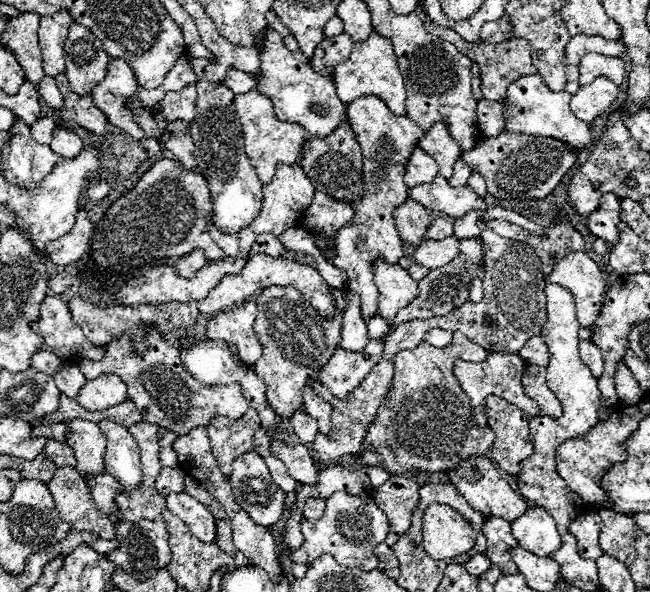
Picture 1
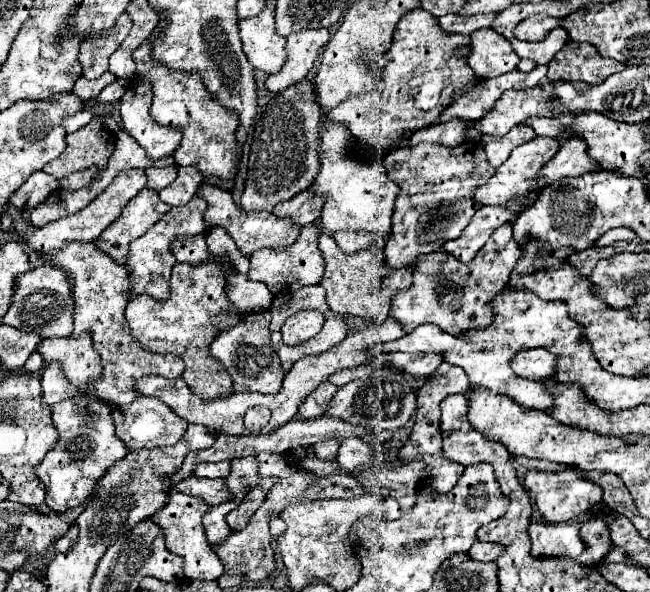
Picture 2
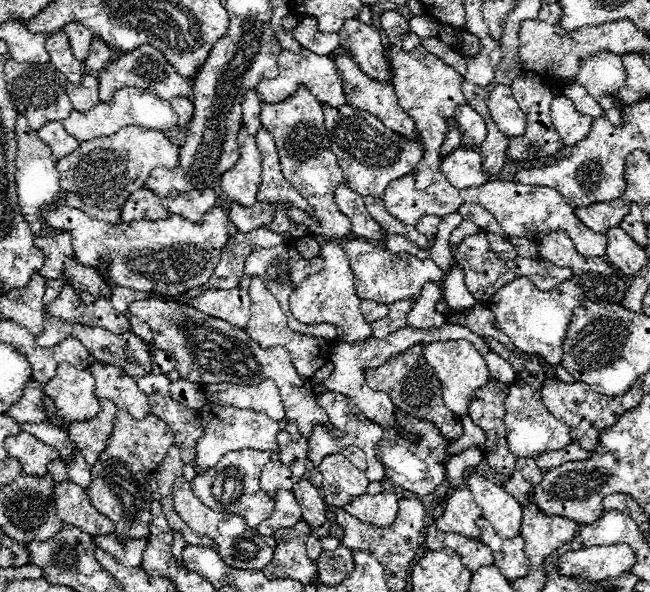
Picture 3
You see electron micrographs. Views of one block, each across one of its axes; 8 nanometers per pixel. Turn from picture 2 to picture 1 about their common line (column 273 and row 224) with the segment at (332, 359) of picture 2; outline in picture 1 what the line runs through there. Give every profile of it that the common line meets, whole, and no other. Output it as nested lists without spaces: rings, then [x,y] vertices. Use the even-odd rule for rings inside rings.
[[[406,198],[406,202],[394,210],[396,230],[402,238],[402,242],[406,242],[406,244],[418,246],[424,240],[424,234],[428,232],[430,222],[432,220],[430,220],[428,210],[412,198]]]

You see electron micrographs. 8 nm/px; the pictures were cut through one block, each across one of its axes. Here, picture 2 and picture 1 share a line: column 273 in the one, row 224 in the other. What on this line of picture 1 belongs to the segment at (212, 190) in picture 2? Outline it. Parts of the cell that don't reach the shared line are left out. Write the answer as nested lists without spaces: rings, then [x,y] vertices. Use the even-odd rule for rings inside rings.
[[[198,82],[196,90],[196,120],[190,124],[190,134],[196,142],[196,172],[204,174],[204,178],[208,180],[214,226],[224,234],[240,232],[260,214],[264,200],[264,184],[258,180],[248,156],[244,154],[240,118],[232,106],[234,92],[226,88],[222,82]]]

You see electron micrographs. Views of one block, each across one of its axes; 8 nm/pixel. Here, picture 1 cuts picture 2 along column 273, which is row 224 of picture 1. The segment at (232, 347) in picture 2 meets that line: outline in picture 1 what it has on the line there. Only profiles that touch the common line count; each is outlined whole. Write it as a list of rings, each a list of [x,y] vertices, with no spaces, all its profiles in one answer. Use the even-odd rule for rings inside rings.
[[[376,96],[356,98],[348,104],[348,122],[358,138],[362,148],[362,198],[350,202],[354,208],[354,218],[348,226],[342,226],[334,240],[328,240],[324,234],[316,236],[316,246],[320,254],[336,268],[348,274],[348,292],[356,294],[362,302],[362,318],[368,320],[378,314],[376,282],[374,282],[374,260],[382,258],[388,264],[396,264],[402,252],[402,240],[394,226],[392,212],[408,198],[408,186],[404,184],[404,172],[408,158],[424,136],[422,128],[408,116],[394,116],[388,106]]]

